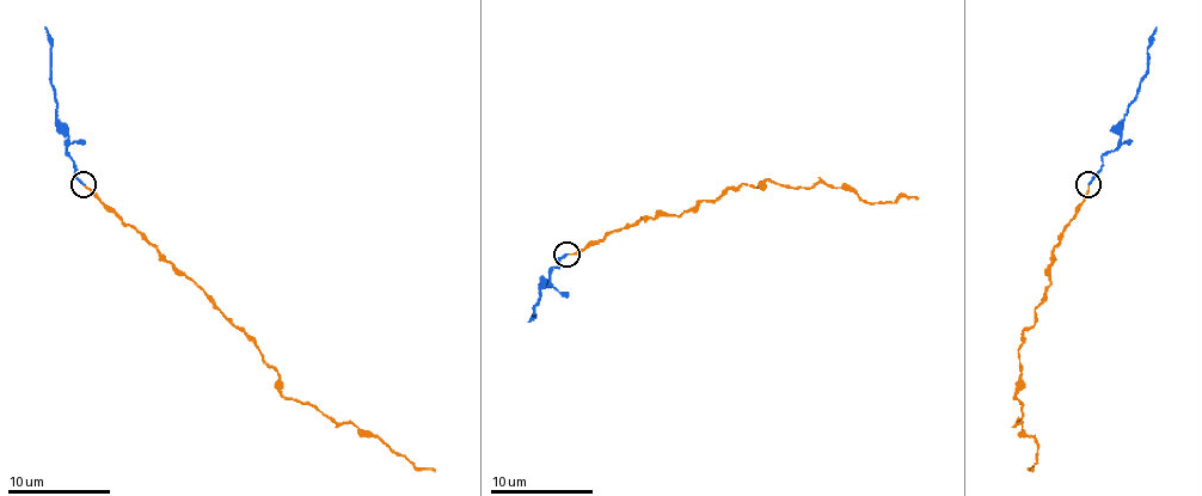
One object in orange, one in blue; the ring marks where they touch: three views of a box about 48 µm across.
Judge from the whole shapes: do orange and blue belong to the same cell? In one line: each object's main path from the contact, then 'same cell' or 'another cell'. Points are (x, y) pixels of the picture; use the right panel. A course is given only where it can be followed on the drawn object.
orange runs (1089, 187), (1053, 250), (1050, 283), (1017, 355), (1015, 396), (1023, 403), (1017, 423), (1038, 441), (1032, 472); blue runs (1089, 183), (1107, 153), (1120, 140), (1120, 122), (1147, 68), (1151, 35), (1155, 28); another cell

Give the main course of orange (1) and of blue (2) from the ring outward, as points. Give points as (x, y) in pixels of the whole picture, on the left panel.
1: (84, 187), (196, 283), (278, 373), (283, 396), (370, 432), (416, 467), (434, 472)
2: (84, 183), (66, 153), (61, 122), (56, 117), (50, 35), (46, 28)

